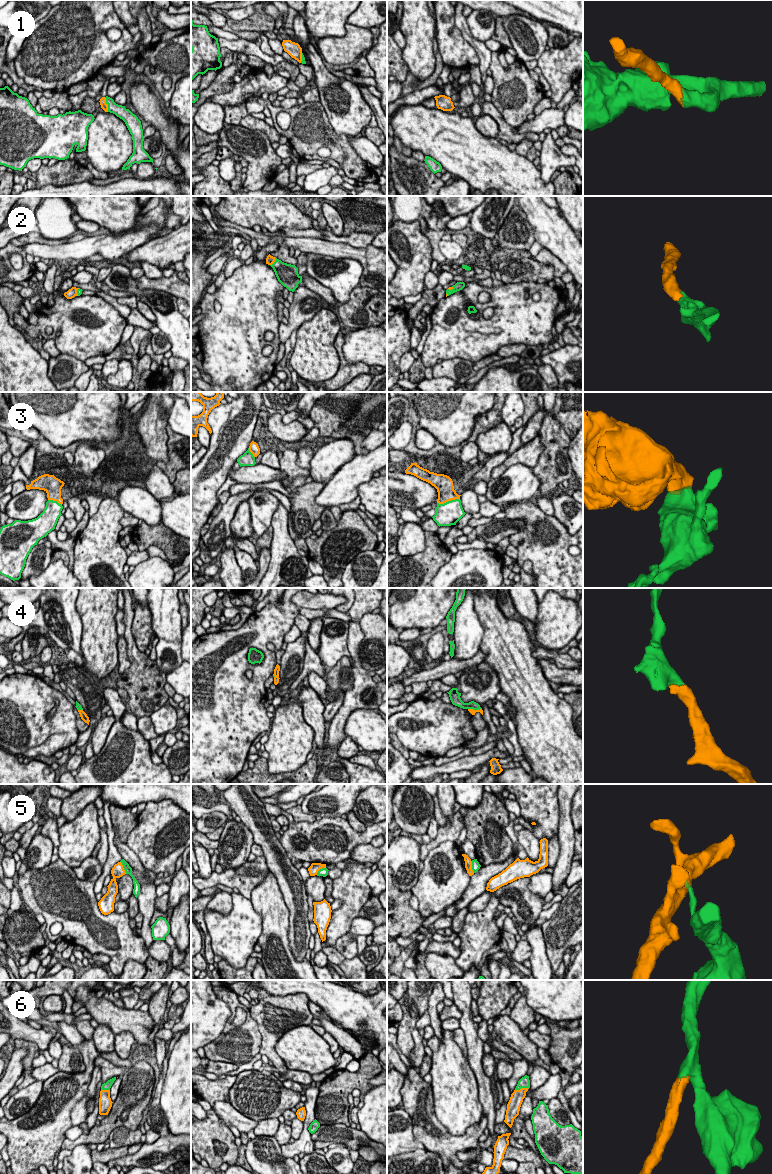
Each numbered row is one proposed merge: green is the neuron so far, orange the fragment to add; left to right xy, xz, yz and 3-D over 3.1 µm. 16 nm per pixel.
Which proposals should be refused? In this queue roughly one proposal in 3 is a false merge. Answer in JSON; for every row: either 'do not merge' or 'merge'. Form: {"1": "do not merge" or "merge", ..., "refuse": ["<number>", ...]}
{"1": "merge", "2": "merge", "3": "do not merge", "4": "merge", "5": "do not merge", "6": "merge", "refuse": ["3", "5"]}

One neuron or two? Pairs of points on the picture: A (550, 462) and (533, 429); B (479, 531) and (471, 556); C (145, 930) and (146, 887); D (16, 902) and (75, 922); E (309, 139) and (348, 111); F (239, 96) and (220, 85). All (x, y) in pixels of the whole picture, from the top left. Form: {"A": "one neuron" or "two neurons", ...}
{"A": "two neurons", "B": "two neurons", "C": "one neuron", "D": "two neurons", "E": "two neurons", "F": "two neurons"}

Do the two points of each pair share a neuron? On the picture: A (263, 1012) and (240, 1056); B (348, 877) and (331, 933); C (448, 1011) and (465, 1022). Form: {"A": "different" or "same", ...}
{"A": "different", "B": "same", "C": "different"}

